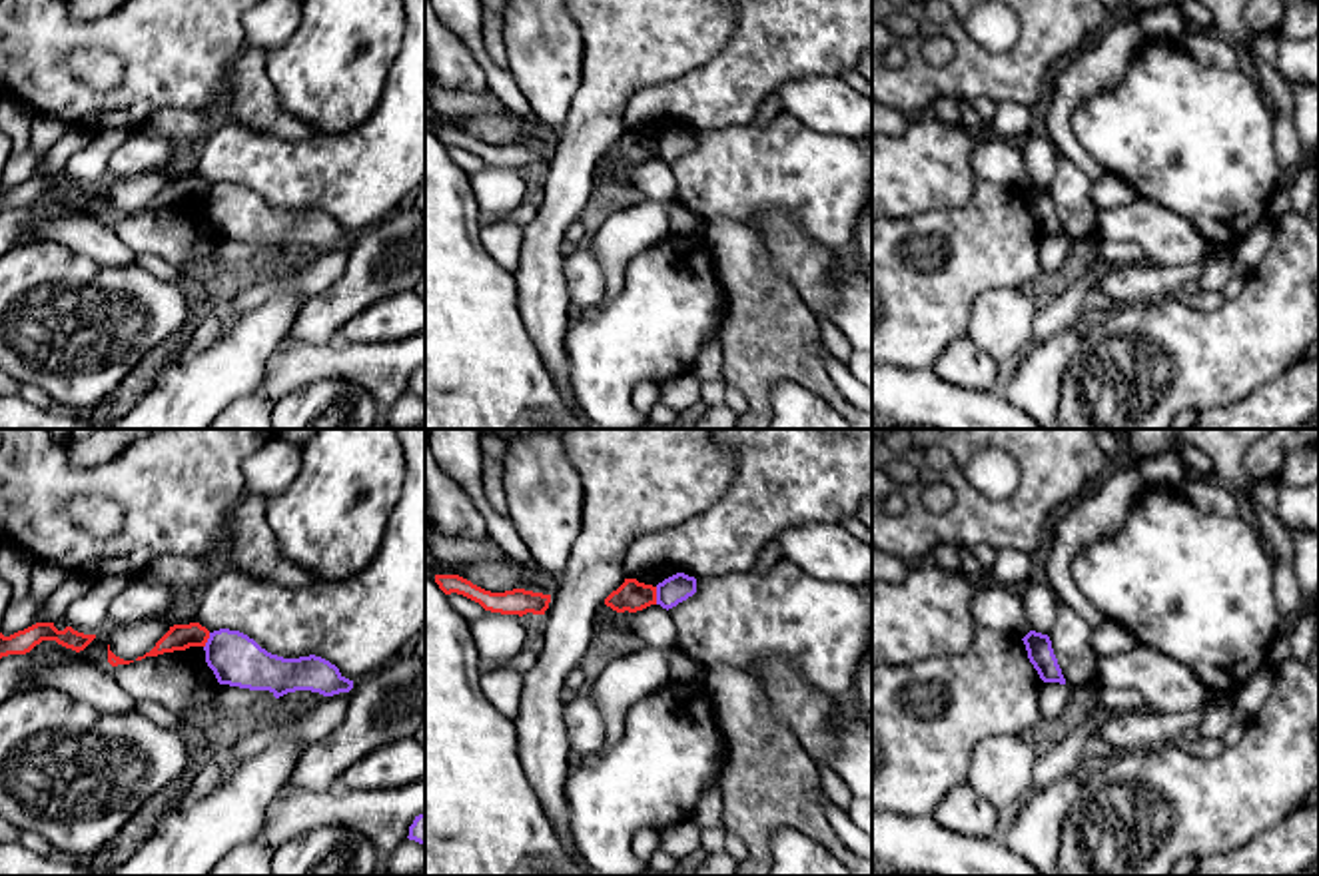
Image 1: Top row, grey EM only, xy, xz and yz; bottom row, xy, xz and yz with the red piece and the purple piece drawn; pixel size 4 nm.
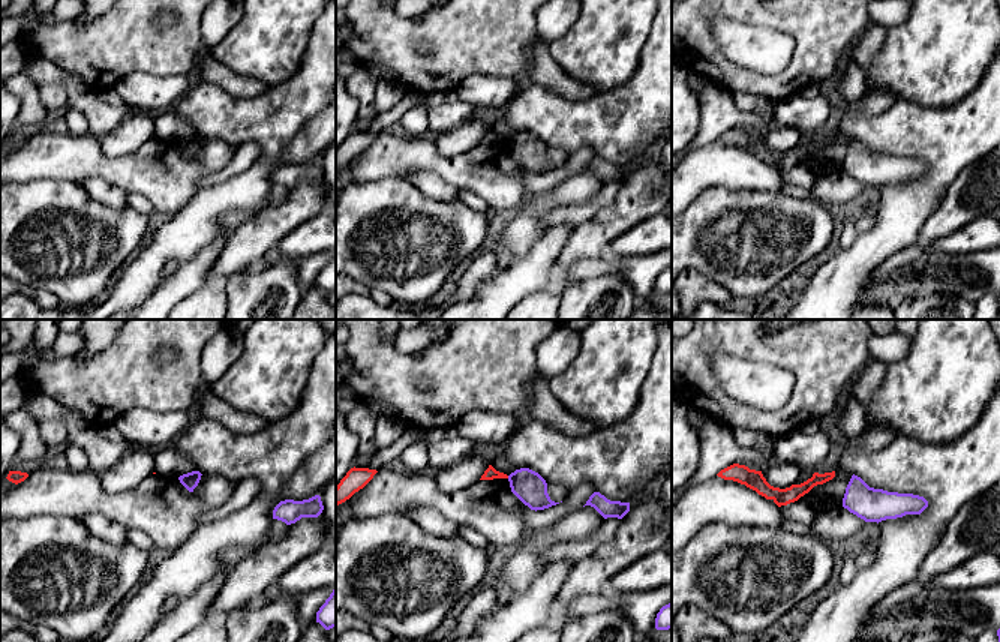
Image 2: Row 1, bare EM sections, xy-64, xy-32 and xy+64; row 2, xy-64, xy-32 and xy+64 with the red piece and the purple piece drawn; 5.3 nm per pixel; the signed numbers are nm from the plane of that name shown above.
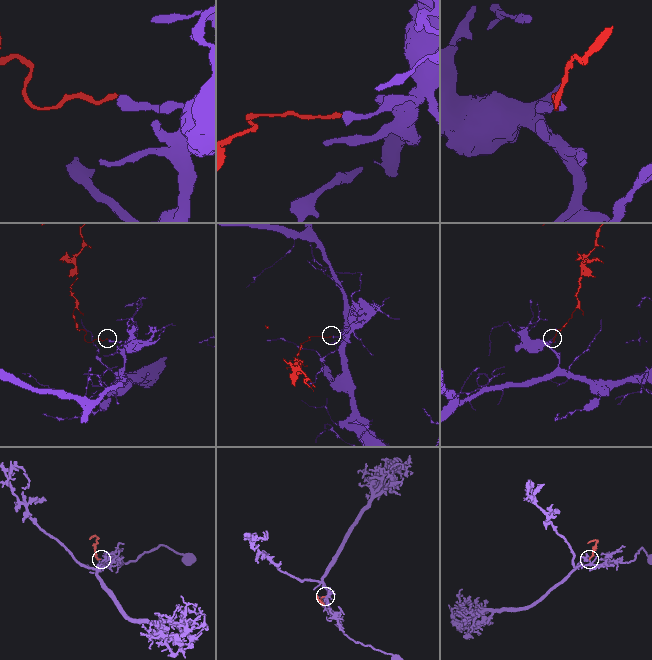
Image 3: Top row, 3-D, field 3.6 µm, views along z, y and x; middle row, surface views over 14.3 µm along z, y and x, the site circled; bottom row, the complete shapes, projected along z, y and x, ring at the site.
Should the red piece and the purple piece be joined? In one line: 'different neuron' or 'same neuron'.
different neuron

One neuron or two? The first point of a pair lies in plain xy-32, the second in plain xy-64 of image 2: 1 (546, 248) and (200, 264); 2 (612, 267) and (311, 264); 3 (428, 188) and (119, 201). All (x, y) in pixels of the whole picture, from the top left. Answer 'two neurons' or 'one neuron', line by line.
1: one neuron
2: one neuron
3: one neuron

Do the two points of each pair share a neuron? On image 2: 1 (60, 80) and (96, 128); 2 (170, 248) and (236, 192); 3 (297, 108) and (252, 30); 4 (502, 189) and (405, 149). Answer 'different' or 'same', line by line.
1: same
2: same
3: different
4: same

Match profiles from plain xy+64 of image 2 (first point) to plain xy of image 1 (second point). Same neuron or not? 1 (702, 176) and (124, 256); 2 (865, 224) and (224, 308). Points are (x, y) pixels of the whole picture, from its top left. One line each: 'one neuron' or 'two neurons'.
1: one neuron
2: two neurons

